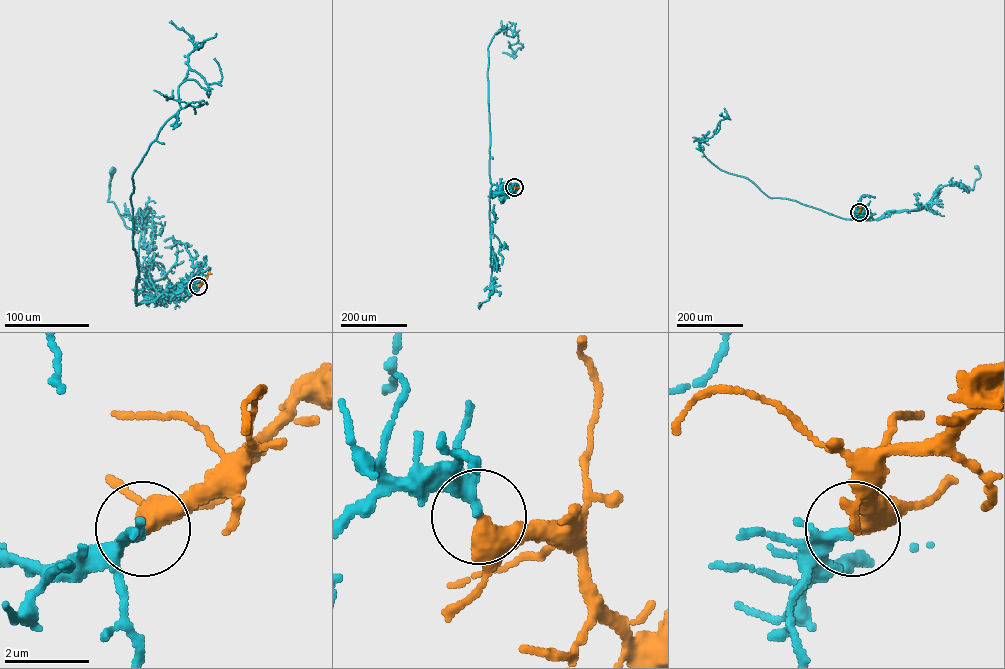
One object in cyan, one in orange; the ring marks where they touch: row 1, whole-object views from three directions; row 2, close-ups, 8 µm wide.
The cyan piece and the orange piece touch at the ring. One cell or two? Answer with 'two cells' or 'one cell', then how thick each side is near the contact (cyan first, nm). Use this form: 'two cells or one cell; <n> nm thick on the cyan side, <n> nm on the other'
one cell; 200 nm thick on the cyan side, 380 nm on the other

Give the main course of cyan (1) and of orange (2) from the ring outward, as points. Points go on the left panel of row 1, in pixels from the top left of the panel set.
1: (198, 286), (185, 281), (136, 305), (142, 218), (139, 208), (129, 229), (107, 201), (112, 170)
2: (198, 286), (210, 274)

